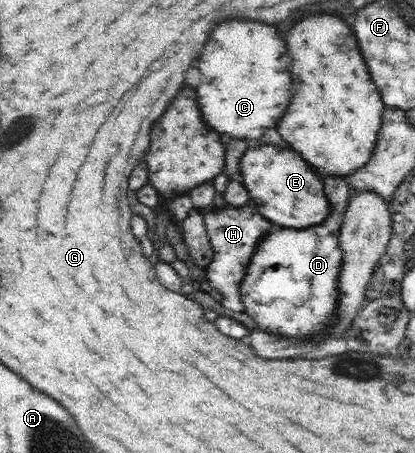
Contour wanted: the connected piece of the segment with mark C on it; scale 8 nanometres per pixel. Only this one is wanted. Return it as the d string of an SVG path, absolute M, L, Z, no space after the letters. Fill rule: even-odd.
M229 20L217 26L205 44L201 56L197 58L197 68L201 70L201 84L197 86L199 108L207 124L217 132L231 134L233 138L261 138L267 128L277 126L283 112L291 102L291 56L285 42L279 38L277 28L261 24L257 20Z

